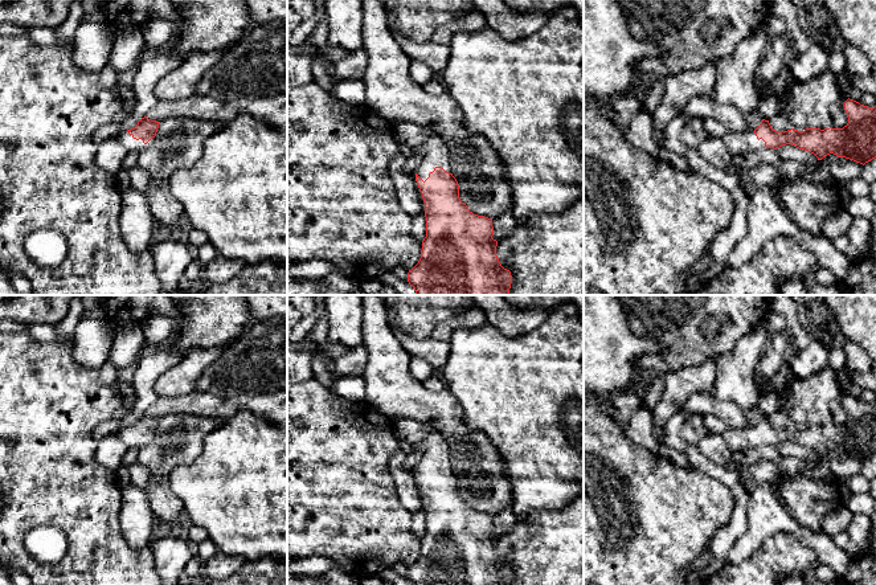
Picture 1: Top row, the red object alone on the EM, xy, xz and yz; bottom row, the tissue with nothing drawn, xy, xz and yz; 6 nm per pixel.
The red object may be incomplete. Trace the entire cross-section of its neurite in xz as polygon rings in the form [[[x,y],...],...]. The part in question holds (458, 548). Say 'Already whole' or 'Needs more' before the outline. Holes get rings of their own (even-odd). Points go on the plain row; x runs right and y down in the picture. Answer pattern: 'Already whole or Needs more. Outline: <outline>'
Needs more. Outline: [[[435,418],[425,422],[430,434],[416,443],[413,451],[421,454],[416,478],[425,499],[426,533],[418,560],[408,569],[409,581],[414,585],[511,585],[511,568],[502,562],[496,552],[492,516],[474,511],[460,498],[449,445],[437,428]]]

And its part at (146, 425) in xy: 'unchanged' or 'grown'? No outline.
grown

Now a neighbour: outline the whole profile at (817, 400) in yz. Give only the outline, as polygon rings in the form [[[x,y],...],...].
[[[828,365],[805,379],[794,376],[777,390],[785,398],[779,410],[787,414],[794,426],[843,425],[848,420],[838,372]]]

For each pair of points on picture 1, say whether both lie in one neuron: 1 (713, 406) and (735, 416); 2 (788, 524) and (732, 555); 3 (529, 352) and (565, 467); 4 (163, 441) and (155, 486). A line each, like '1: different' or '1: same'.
1: same
2: same
3: same
4: same

